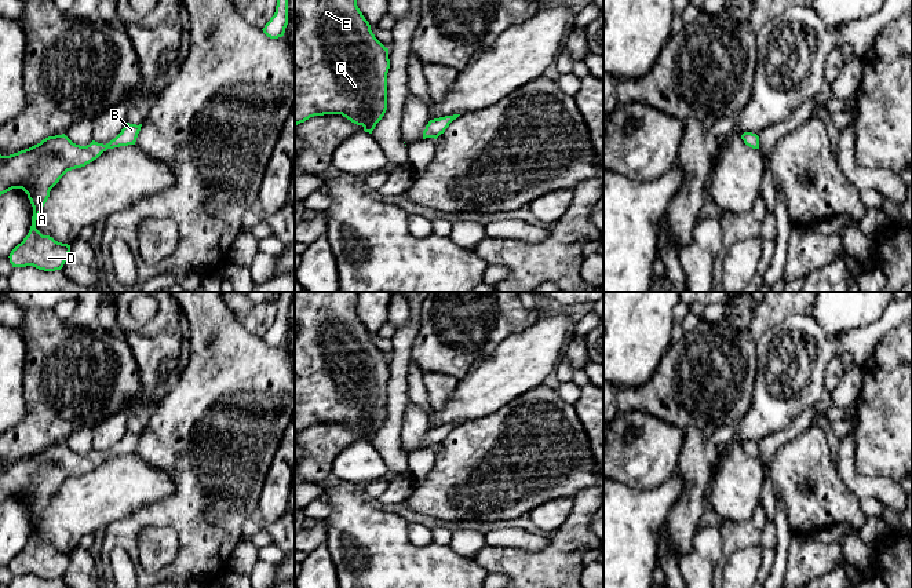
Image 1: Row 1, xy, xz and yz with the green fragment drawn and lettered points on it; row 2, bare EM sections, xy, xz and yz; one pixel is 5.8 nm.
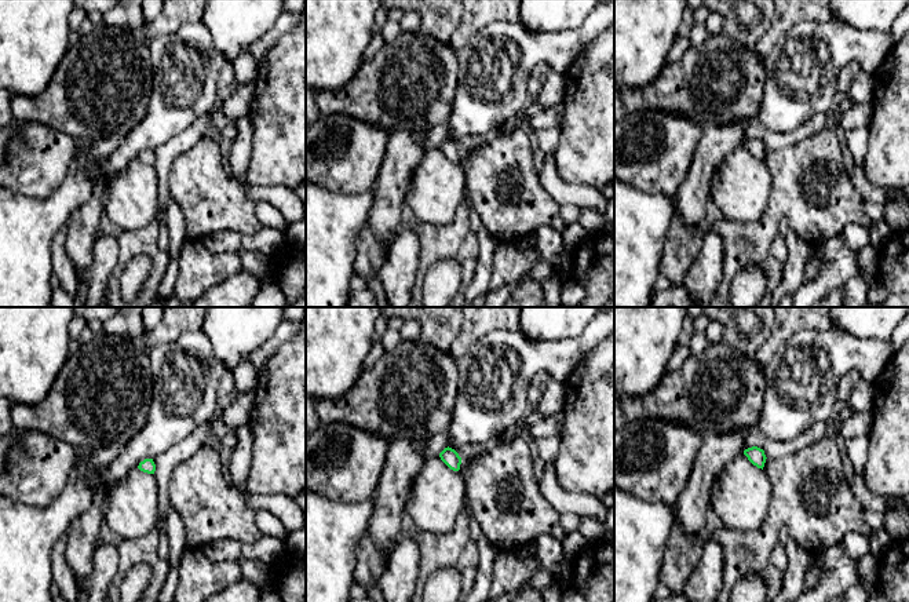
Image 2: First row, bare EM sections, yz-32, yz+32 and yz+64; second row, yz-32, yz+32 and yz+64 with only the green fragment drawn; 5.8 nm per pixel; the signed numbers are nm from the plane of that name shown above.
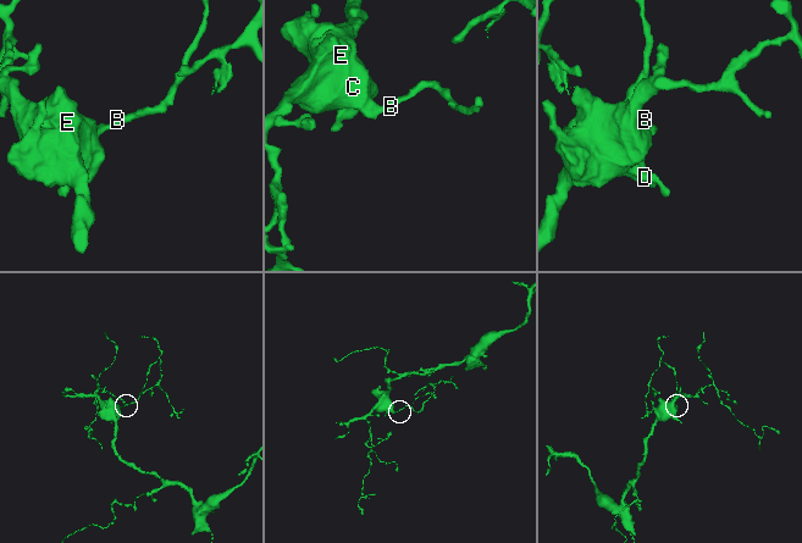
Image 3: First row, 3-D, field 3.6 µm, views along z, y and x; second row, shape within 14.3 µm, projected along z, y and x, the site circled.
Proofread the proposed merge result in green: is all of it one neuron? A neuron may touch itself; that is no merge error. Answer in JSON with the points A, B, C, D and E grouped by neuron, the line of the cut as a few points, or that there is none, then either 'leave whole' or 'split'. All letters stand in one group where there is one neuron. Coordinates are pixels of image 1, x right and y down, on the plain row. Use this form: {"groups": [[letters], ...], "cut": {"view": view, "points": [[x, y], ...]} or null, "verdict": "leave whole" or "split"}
{"groups": [["A", "B", "C", "D", "E"]], "cut": null, "verdict": "leave whole"}

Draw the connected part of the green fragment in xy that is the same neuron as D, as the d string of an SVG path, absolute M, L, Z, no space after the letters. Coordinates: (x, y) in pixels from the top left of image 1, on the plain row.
M127 431L109 452L92 449L87 454L73 452L65 442L48 445L40 452L10 464L0 463L0 504L22 497L33 515L28 544L10 562L12 576L33 574L44 580L61 578L69 566L70 554L43 544L36 529L51 497L72 478L85 475L107 457L135 453L142 432Z

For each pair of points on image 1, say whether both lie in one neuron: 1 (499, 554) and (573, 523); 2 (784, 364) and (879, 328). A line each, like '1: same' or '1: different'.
1: same
2: same

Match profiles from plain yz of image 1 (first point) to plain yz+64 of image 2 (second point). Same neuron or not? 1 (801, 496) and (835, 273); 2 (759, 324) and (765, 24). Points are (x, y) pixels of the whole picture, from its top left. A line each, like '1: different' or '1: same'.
1: different
2: different

